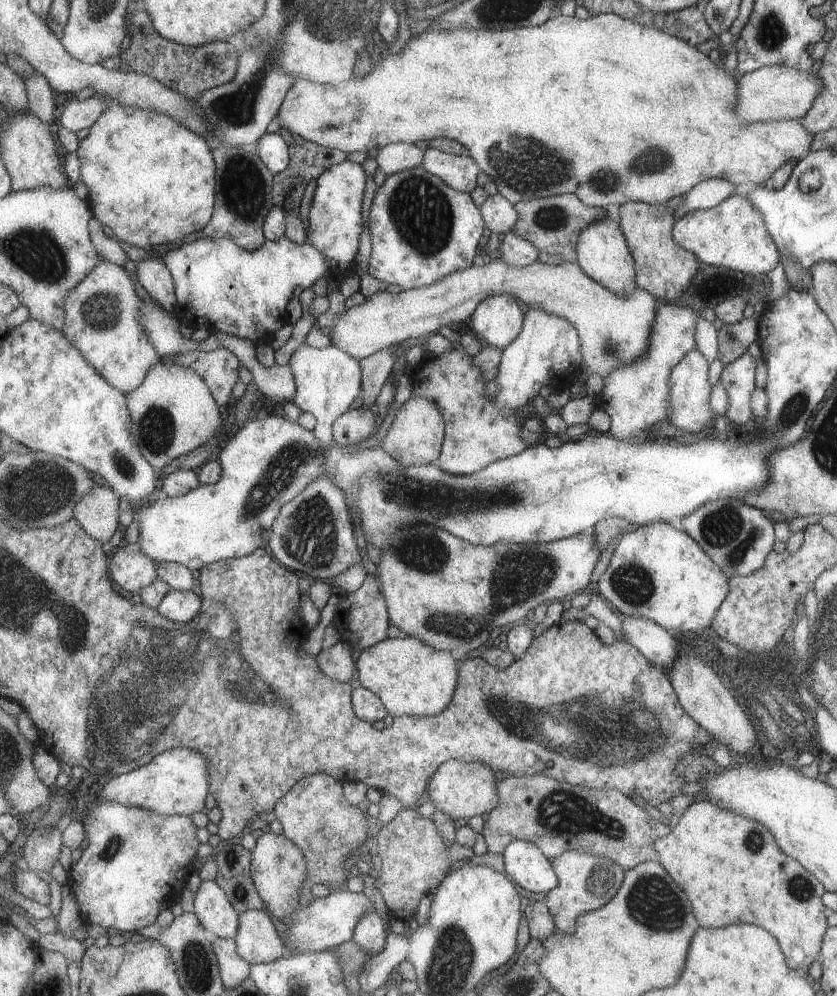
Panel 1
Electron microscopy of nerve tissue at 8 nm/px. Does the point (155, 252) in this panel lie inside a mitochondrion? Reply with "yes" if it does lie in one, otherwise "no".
no

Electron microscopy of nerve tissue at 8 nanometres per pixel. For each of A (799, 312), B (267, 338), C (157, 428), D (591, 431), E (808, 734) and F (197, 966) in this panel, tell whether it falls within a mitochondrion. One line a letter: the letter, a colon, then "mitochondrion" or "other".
A: other
B: other
C: mitochondrion
D: other
E: other
F: mitochondrion

